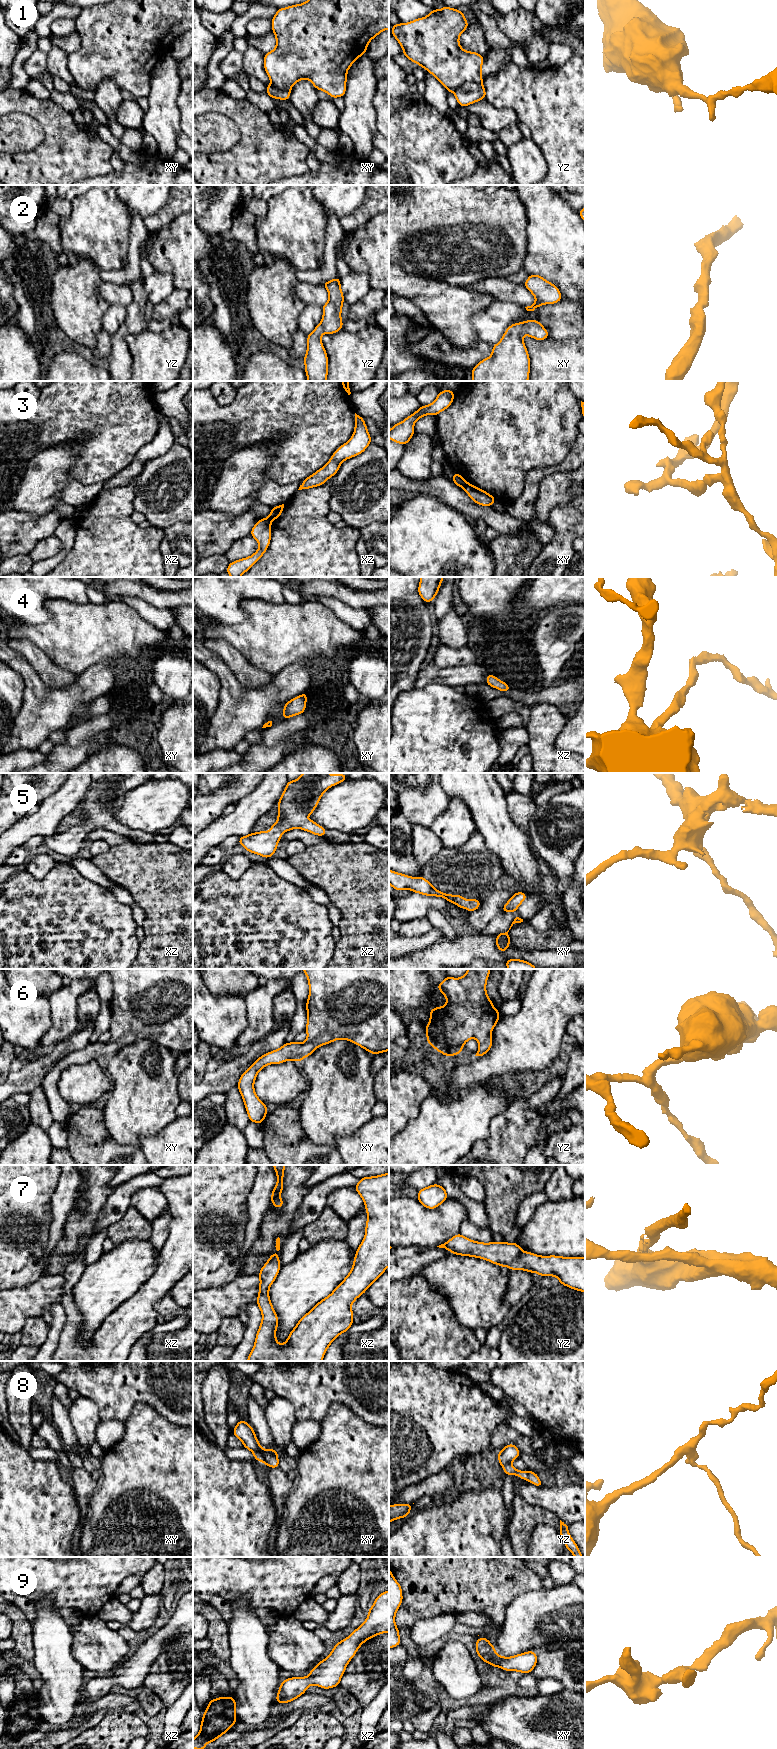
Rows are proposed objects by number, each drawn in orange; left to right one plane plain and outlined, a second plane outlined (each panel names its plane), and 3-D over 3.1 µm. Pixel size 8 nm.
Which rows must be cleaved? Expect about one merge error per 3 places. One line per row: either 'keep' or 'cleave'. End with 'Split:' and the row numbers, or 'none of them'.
1: cleave
2: keep
3: cleave
4: keep
5: keep
6: keep
7: keep
8: cleave
9: keep
Split: 1, 3, 8

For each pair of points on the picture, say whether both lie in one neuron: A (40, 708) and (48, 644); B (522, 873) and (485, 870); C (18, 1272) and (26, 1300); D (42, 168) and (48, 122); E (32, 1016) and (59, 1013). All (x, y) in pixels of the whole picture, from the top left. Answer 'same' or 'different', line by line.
A: different
B: different
C: different
D: same
E: different

